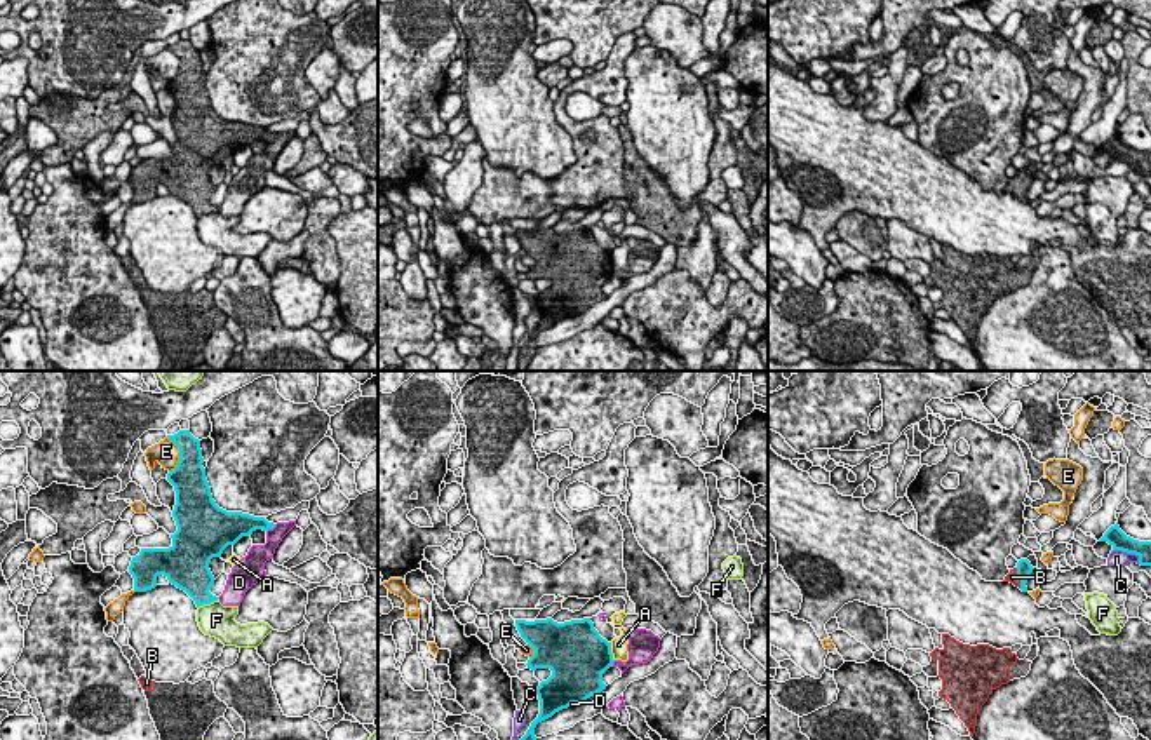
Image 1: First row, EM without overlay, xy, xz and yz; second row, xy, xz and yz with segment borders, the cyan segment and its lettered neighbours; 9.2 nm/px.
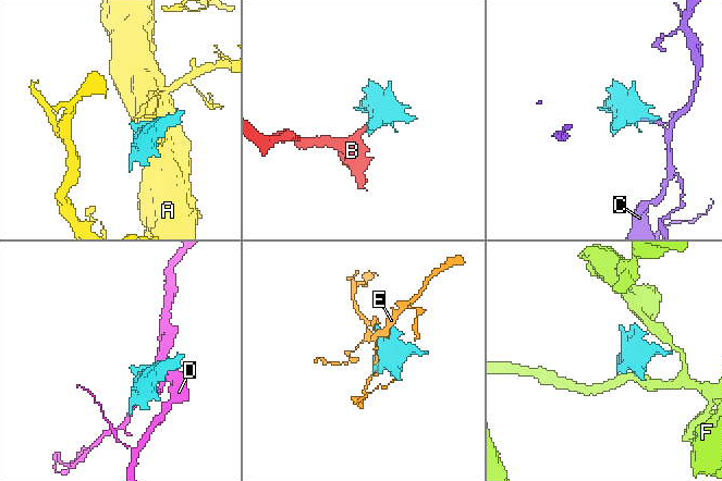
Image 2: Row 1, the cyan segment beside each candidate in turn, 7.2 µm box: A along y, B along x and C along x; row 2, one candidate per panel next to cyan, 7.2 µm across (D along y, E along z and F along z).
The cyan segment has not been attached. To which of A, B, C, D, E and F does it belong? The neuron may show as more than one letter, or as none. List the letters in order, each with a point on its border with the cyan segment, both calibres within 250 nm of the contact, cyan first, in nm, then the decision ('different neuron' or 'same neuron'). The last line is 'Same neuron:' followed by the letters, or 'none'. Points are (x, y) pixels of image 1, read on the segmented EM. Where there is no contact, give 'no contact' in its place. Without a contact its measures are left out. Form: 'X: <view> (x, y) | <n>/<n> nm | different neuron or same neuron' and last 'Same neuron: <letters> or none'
A: xz (610, 652) | 480/160 nm | different neuron
B: yz (1019, 578) | 140/100 nm | same neuron
C: yz (1127, 552) | 170/160 nm | different neuron
D: xy (270, 528) | 200/160 nm | different neuron
E: xy (180, 455) | 320/220 nm | different neuron
F: xy (208, 603) | 300/320 nm | different neuron
Same neuron: B

